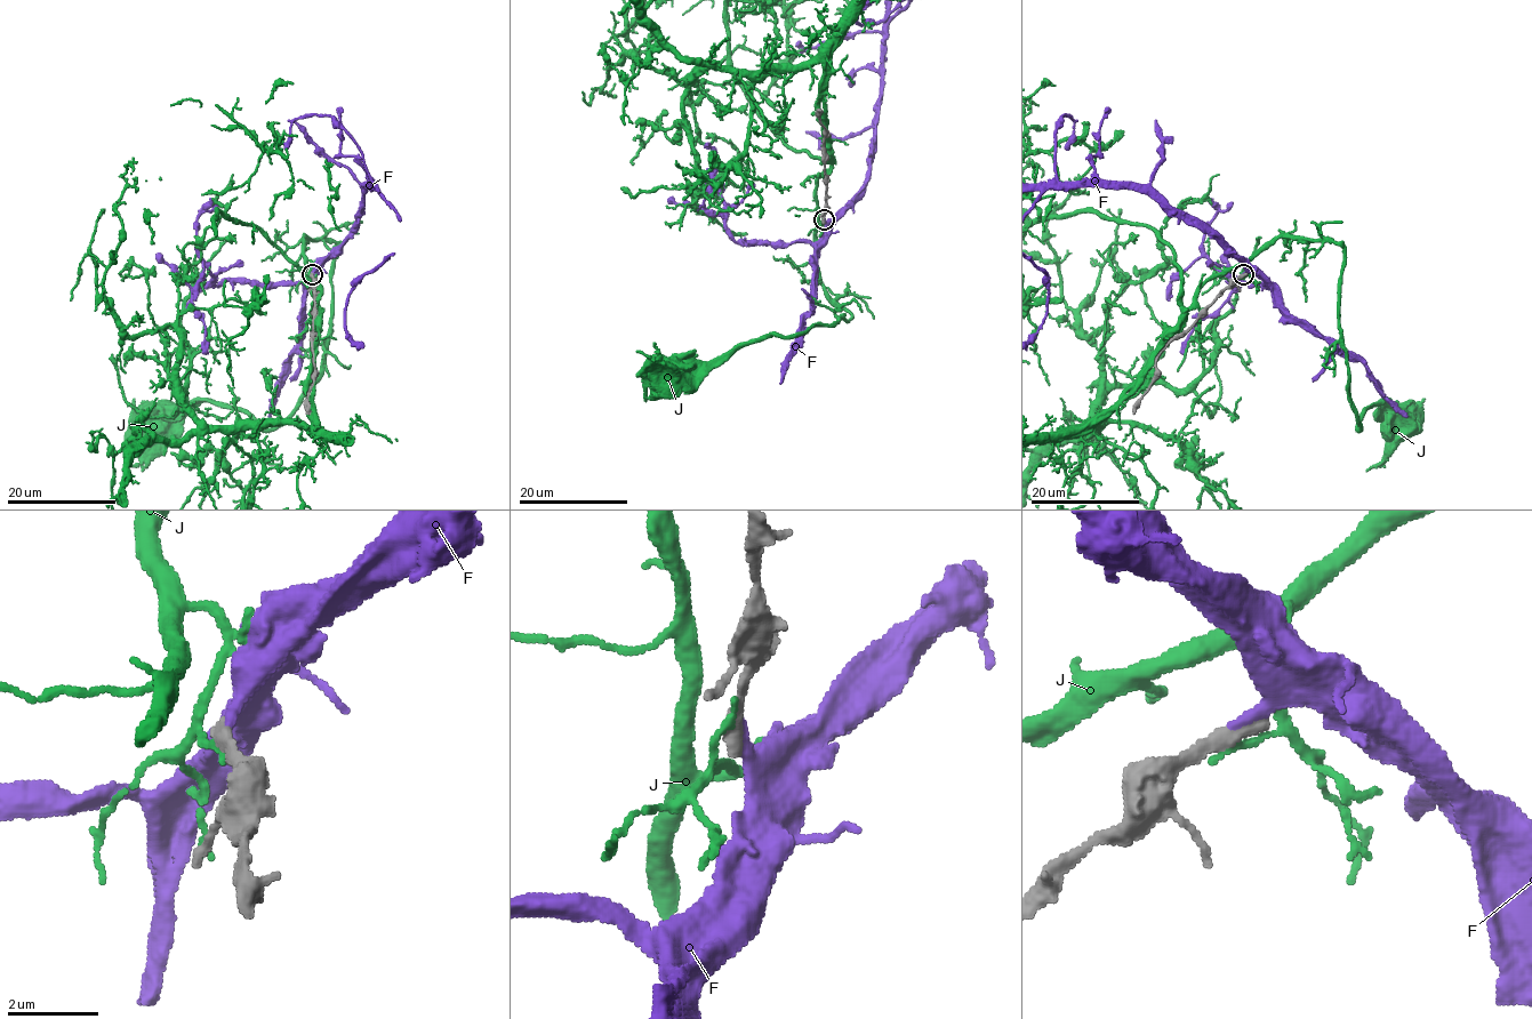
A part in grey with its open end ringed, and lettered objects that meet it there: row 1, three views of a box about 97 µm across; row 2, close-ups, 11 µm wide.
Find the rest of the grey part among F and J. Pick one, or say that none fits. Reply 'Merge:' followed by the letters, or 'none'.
Merge: F

